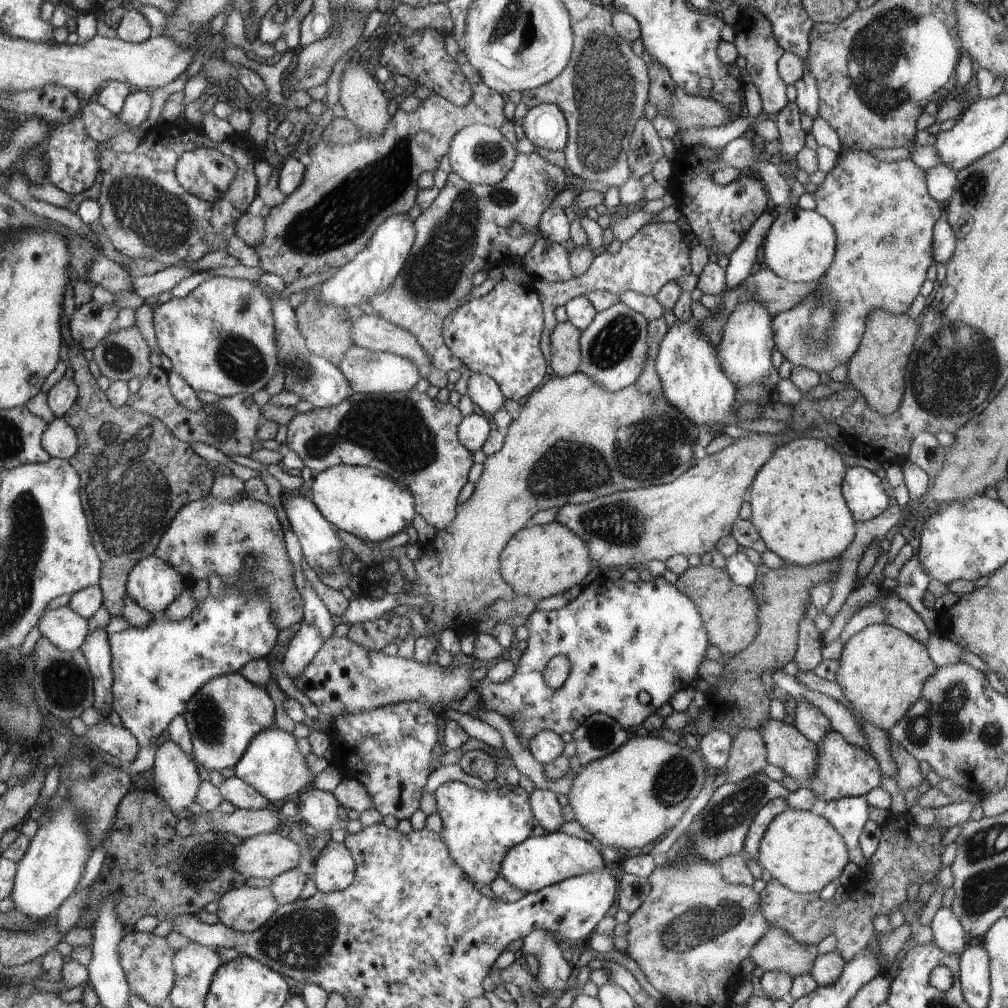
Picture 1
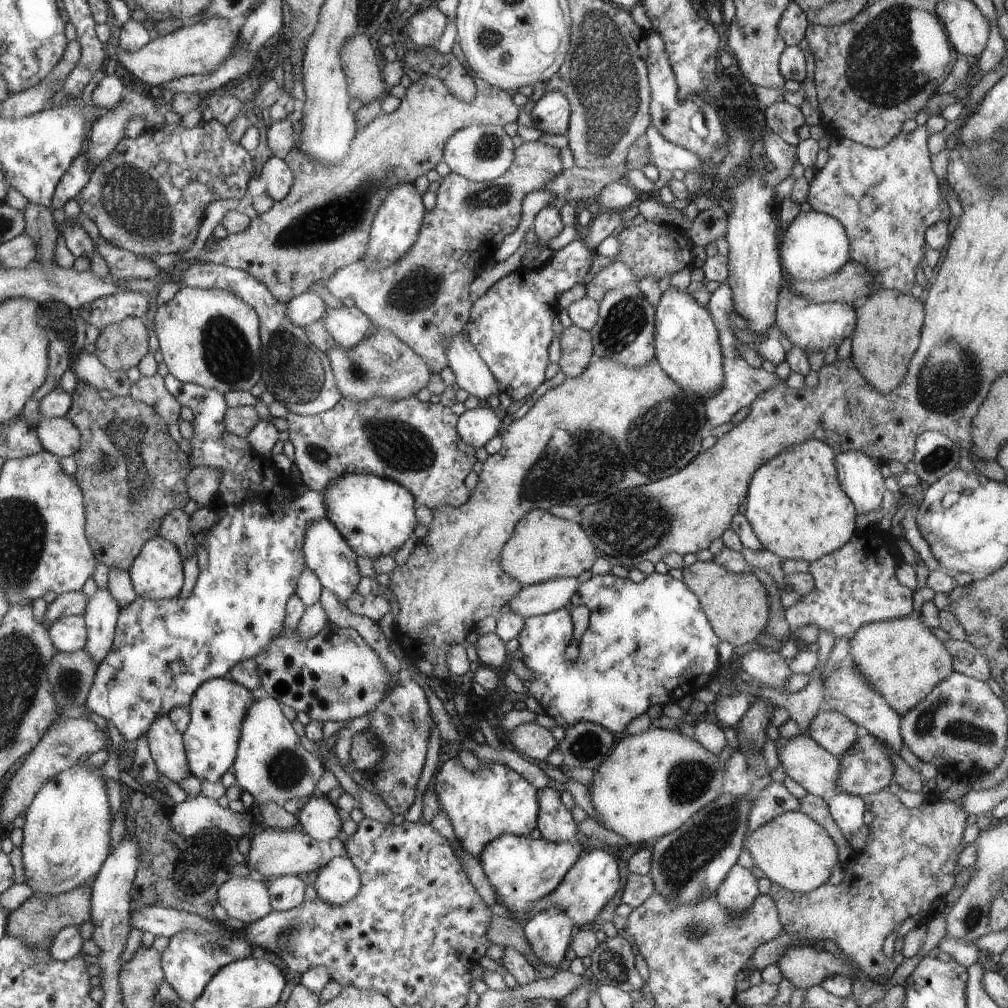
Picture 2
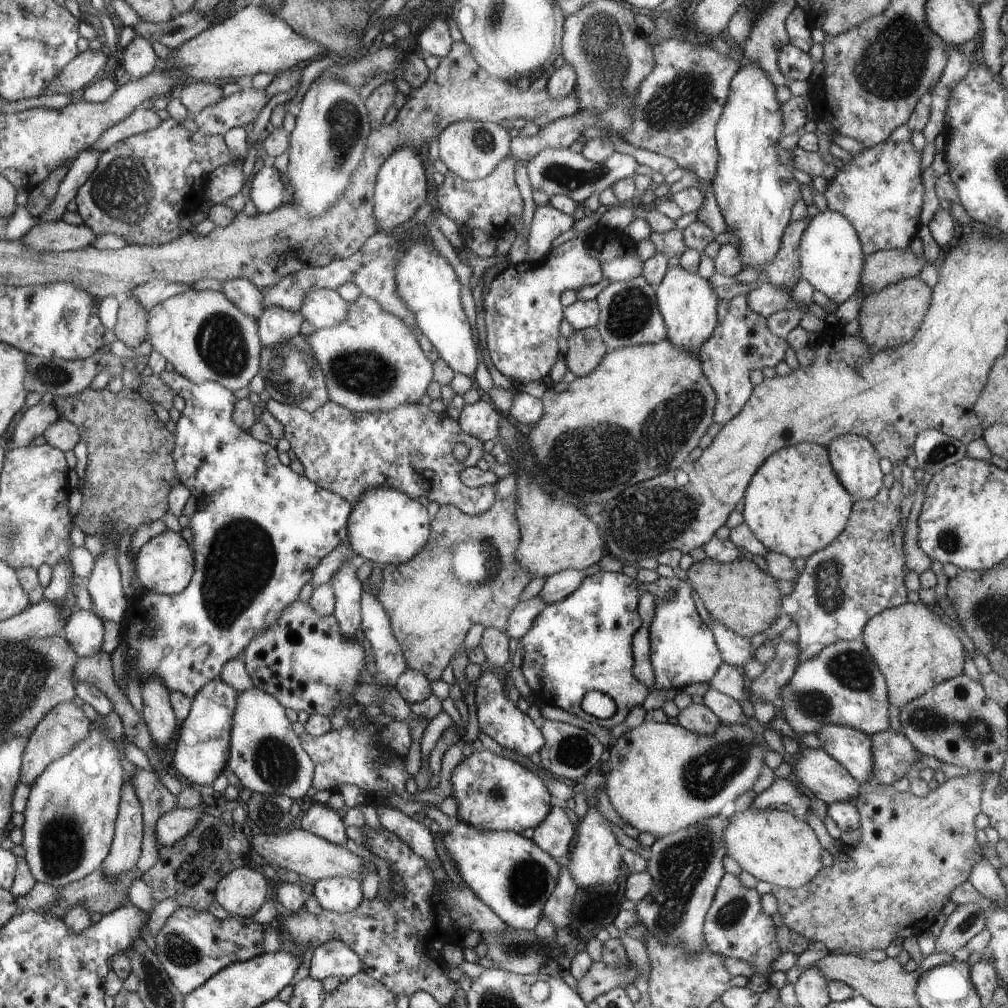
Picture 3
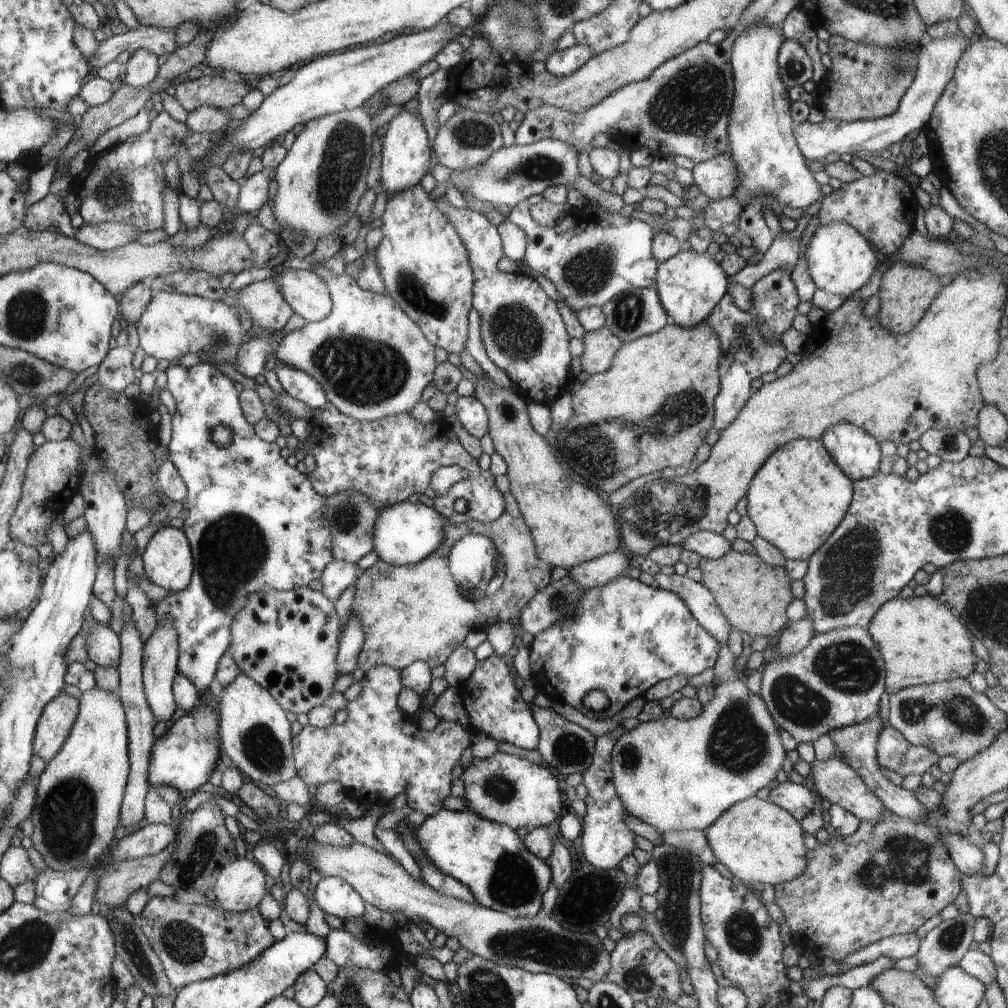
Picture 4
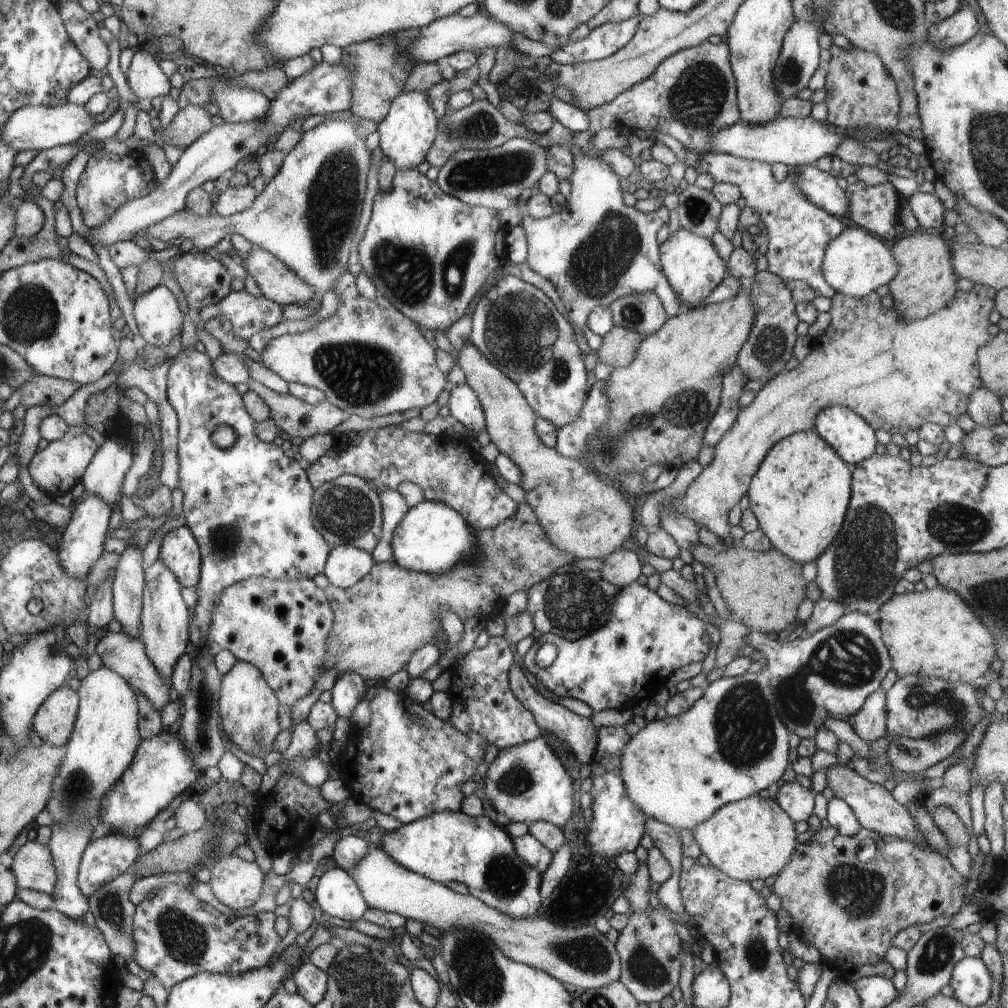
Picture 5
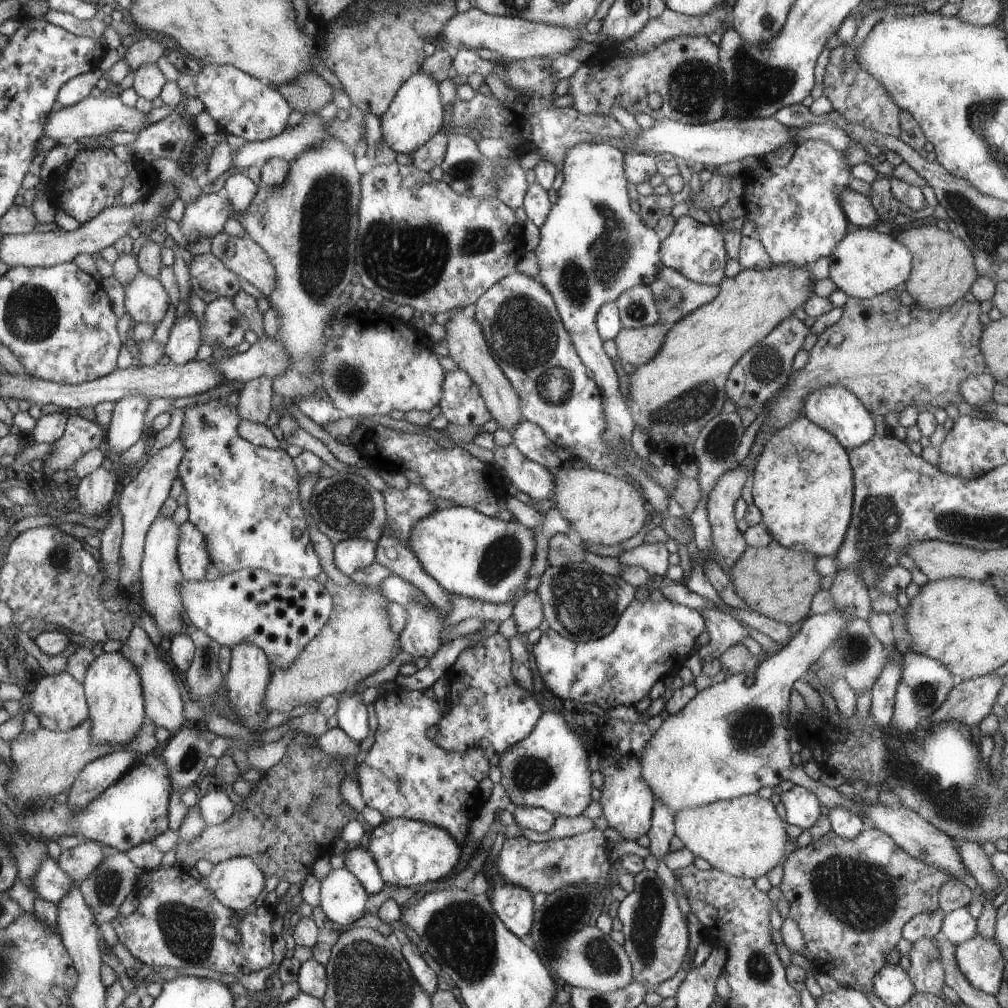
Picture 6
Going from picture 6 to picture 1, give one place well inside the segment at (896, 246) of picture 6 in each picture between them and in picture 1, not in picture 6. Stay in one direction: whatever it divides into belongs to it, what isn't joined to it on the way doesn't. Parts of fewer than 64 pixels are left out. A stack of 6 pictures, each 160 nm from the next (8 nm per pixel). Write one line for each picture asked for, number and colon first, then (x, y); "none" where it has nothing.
1: (800, 245)
2: (814, 246)
3: (831, 259)
4: (840, 260)
5: (856, 263)

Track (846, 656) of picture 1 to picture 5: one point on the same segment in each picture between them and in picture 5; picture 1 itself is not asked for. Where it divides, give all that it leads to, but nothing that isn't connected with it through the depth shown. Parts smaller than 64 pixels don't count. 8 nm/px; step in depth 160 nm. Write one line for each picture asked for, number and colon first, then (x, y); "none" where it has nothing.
2: (901, 659)
3: (915, 651)
4: (921, 641)
5: (933, 633)

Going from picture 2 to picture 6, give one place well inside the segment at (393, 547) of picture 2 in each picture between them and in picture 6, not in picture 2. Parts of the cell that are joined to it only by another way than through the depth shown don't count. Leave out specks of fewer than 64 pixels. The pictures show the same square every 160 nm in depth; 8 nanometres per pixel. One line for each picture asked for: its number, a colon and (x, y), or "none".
3: (386, 526)
4: (404, 533)
5: (432, 537)
6: (471, 555)

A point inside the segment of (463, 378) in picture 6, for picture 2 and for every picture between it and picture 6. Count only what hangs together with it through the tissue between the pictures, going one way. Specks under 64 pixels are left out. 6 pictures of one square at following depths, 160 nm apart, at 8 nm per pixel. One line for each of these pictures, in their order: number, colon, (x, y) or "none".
2: (477, 426)
3: (480, 420)
4: (473, 415)
5: (464, 404)

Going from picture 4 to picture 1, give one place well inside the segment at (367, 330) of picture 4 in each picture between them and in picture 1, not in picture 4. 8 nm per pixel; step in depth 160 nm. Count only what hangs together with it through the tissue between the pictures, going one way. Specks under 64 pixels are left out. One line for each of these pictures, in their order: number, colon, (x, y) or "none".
1: (367, 371)
2: (382, 365)
3: (373, 361)

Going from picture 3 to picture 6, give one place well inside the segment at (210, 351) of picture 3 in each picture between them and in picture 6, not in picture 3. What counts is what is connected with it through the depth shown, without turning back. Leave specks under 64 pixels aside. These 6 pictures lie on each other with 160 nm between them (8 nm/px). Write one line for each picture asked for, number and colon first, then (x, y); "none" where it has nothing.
4: (173, 324)
5: (158, 317)
6: (146, 300)

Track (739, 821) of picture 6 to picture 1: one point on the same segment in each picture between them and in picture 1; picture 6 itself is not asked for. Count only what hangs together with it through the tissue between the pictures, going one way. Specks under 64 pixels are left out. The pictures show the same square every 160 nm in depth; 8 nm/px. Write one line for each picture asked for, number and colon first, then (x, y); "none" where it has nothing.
1: (801, 849)
2: (794, 851)
3: (775, 846)
4: (758, 841)
5: (752, 838)

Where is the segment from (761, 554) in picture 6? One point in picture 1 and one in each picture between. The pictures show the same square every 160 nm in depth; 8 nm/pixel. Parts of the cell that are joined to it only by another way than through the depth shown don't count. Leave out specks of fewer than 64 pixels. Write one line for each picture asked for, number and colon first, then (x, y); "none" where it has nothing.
1: (730, 611)
2: (738, 606)
3: (740, 596)
4: (753, 596)
5: (763, 590)

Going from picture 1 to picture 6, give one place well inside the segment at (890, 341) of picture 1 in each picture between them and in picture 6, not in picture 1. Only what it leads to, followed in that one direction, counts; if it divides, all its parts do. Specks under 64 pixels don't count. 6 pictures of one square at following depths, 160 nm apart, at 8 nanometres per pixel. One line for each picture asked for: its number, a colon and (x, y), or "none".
2: (888, 329)
3: (887, 319)
4: (905, 292)
5: (925, 282)
6: (944, 270)

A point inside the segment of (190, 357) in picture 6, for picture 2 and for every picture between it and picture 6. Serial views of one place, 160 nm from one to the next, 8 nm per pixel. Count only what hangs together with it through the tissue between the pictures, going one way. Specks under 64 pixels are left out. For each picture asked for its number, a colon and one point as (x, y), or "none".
2: (255, 551)
3: (259, 529)
4: (253, 522)
5: (249, 507)

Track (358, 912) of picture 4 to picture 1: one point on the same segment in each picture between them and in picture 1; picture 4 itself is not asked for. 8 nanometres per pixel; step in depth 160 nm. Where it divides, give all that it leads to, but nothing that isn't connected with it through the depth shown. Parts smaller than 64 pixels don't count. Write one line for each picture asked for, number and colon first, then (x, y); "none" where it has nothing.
1: (334, 869)
2: (338, 881)
3: (341, 894)

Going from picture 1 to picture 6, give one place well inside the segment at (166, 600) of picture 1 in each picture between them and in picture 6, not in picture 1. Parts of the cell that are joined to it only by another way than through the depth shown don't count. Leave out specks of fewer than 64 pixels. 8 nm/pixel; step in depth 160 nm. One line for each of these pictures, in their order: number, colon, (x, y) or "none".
2: (157, 573)
3: (165, 564)
4: (168, 562)
5: (179, 549)
6: (193, 551)

